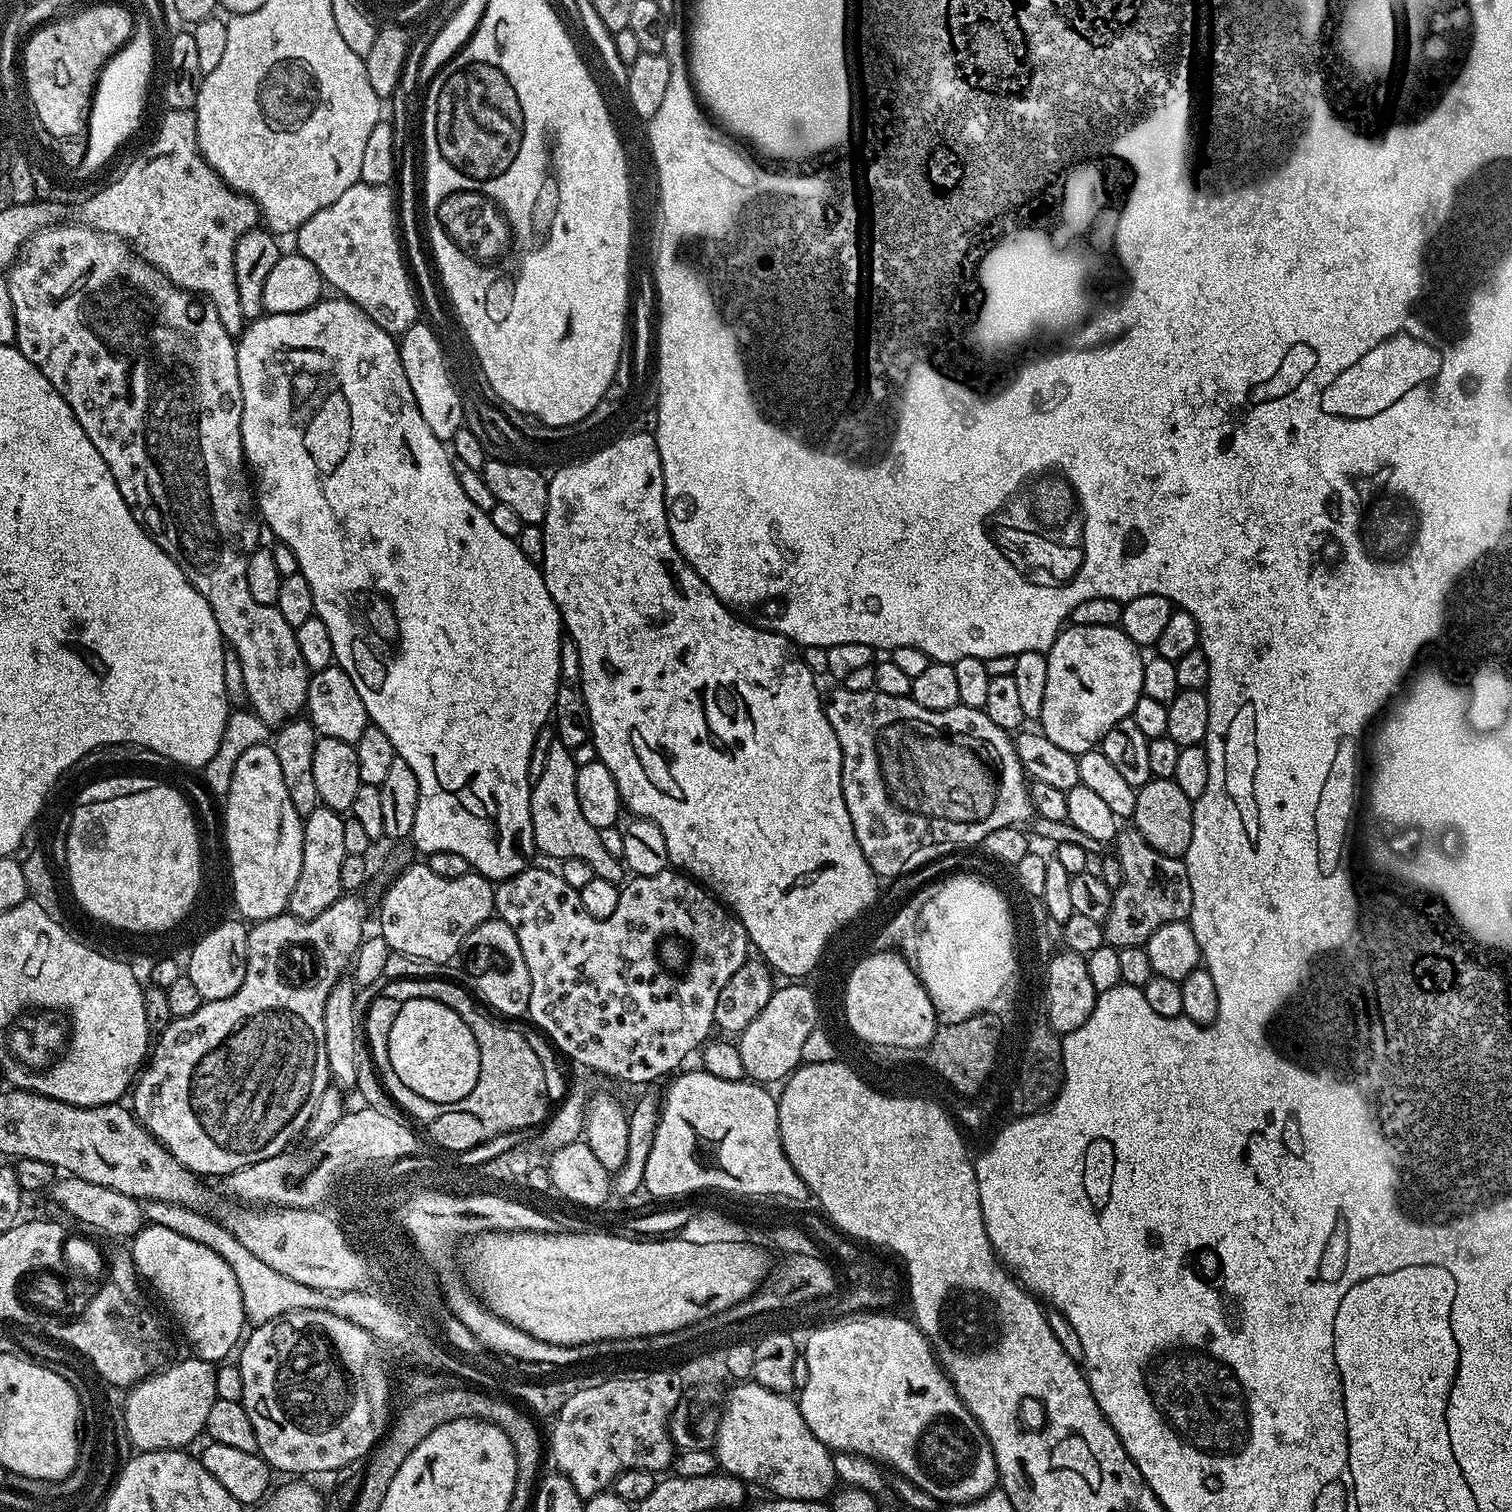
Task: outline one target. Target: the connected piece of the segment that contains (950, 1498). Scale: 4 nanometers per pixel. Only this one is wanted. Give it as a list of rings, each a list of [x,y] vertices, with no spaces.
[[[853,1314],[847,1318],[833,1319],[831,1322],[821,1323],[813,1327],[807,1333],[808,1341],[803,1341],[802,1358],[806,1362],[806,1386],[799,1389],[798,1403],[802,1418],[806,1418],[806,1426],[826,1445],[829,1450],[836,1452],[851,1452],[859,1456],[867,1457],[869,1460],[879,1462],[886,1466],[889,1464],[894,1471],[903,1479],[909,1480],[918,1490],[930,1494],[941,1505],[951,1506],[953,1504],[970,1504],[974,1500],[981,1500],[987,1492],[993,1491],[998,1484],[998,1473],[996,1471],[996,1459],[992,1453],[990,1442],[986,1434],[981,1430],[980,1424],[968,1412],[968,1407],[956,1392],[948,1378],[947,1372],[940,1367],[935,1352],[928,1339],[923,1336],[920,1329],[916,1327],[911,1319],[903,1320],[900,1316],[888,1316],[892,1314]]]

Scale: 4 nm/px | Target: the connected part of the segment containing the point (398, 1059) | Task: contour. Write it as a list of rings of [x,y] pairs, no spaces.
[[[430,998],[405,1000],[390,1026],[390,1066],[401,1089],[411,1095],[439,1104],[458,1102],[474,1090],[480,1066],[478,1042],[450,1006]]]

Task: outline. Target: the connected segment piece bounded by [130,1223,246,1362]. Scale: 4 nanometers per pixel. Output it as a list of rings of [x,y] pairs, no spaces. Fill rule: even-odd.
[[[145,1223],[140,1233],[131,1237],[131,1244],[130,1255],[137,1273],[156,1287],[157,1294],[164,1299],[165,1306],[172,1311],[173,1318],[180,1323],[189,1346],[196,1351],[193,1353],[201,1360],[227,1361],[231,1357],[228,1355],[231,1352],[233,1355],[234,1349],[241,1343],[242,1333],[245,1331],[244,1324],[246,1325],[242,1290],[238,1290],[238,1278],[234,1278],[234,1270],[230,1270],[230,1266],[226,1266],[226,1262],[222,1262],[222,1258],[218,1258],[218,1254],[214,1254],[210,1246],[202,1246],[202,1242],[182,1238],[182,1234],[174,1234],[174,1230],[166,1230],[166,1226]]]

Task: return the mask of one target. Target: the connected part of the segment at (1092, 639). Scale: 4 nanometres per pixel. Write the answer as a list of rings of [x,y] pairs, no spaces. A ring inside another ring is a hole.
[[[1119,626],[1065,627],[1046,653],[1046,698],[1039,731],[1067,752],[1093,751],[1114,722],[1132,715],[1135,704],[1144,695],[1146,656],[1140,652],[1141,645],[1135,644]]]

